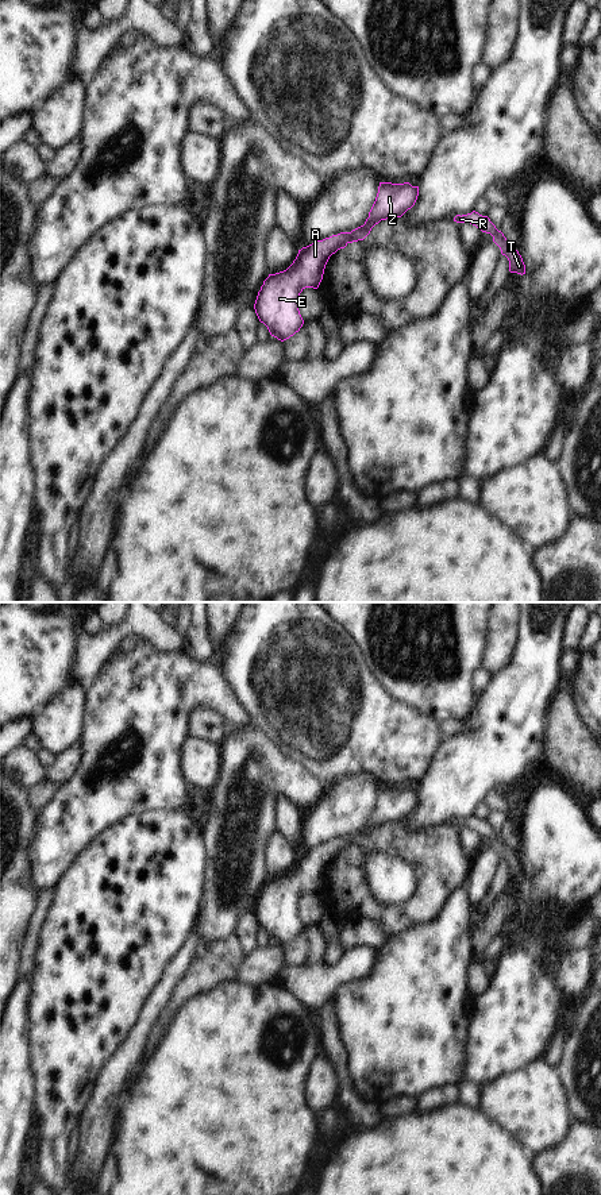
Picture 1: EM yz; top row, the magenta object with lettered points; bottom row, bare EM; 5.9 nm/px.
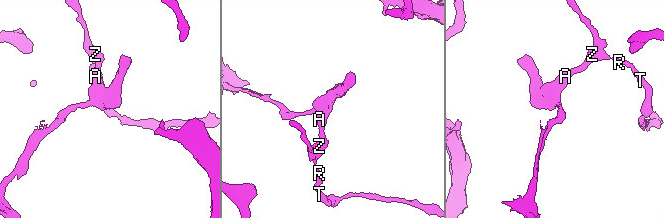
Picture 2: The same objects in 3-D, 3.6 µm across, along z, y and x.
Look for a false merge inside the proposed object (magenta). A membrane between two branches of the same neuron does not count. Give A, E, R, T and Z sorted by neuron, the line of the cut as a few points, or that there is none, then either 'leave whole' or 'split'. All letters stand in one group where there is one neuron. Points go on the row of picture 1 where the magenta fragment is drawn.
A E R T Z | no cut | leave whole

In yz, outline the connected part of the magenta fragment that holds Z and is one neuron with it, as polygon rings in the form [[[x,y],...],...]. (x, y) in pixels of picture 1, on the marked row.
[[[380,182],[363,225],[303,247],[286,270],[269,274],[258,292],[254,309],[270,335],[284,342],[298,332],[304,324],[298,311],[300,293],[305,288],[319,288],[330,257],[348,243],[363,240],[381,220],[401,217],[415,205],[417,196],[419,186],[409,182]]]

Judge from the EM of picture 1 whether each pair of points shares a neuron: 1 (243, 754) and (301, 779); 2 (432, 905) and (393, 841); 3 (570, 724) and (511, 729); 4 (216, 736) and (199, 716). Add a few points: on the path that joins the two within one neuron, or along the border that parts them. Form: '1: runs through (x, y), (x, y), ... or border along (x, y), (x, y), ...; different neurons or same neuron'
1: runs through (258, 755), (277, 774), (286, 777); same neuron
2: runs through (432, 887), (432, 874), (411, 852); same neuron
3: border along (554, 696), (549, 706), (544, 752), (542, 756); different neurons
4: runs through (211, 731), (201, 721); same neuron

